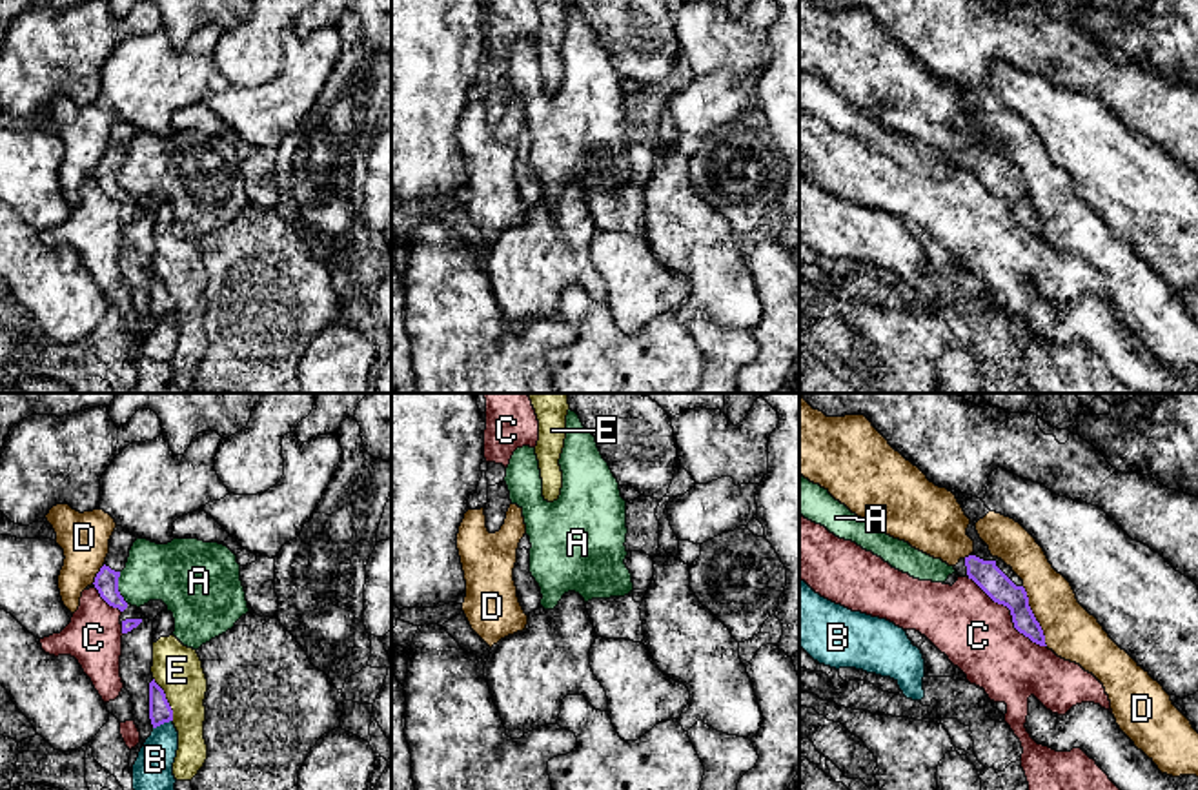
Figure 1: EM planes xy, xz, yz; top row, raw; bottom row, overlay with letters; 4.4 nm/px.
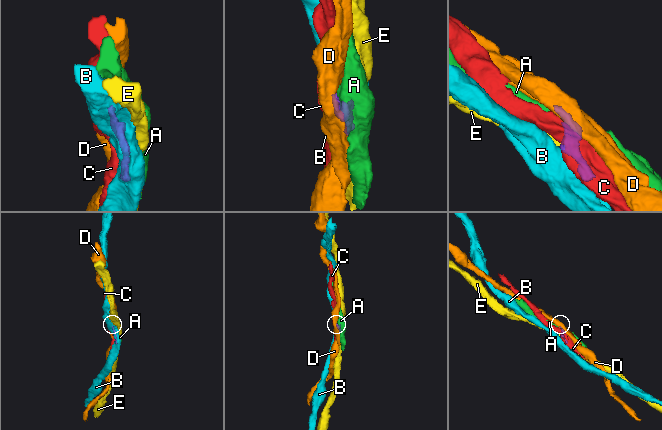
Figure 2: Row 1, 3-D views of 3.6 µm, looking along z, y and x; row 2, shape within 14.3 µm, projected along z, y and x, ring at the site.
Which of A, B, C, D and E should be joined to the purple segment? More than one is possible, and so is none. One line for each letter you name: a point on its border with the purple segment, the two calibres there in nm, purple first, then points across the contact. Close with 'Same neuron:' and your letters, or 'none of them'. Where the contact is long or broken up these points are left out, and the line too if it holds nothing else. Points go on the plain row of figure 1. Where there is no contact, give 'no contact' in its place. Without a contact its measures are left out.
Same neuron: none of them

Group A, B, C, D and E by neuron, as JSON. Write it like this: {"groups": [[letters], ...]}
{"groups": [["A"], ["B"], ["C"], ["D"], ["E"]]}

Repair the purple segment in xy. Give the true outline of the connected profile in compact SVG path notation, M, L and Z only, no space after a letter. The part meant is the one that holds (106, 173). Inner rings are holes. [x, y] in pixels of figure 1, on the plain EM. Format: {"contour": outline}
{"contour": "M117 118L109 131L109 146L106 149L106 155L96 166L93 175L100 189L109 198L118 200L120 204L127 200L127 195L118 184L118 169L120 169L120 164L126 160L129 142L135 133L137 133L135 127L131 127L122 118Z"}

